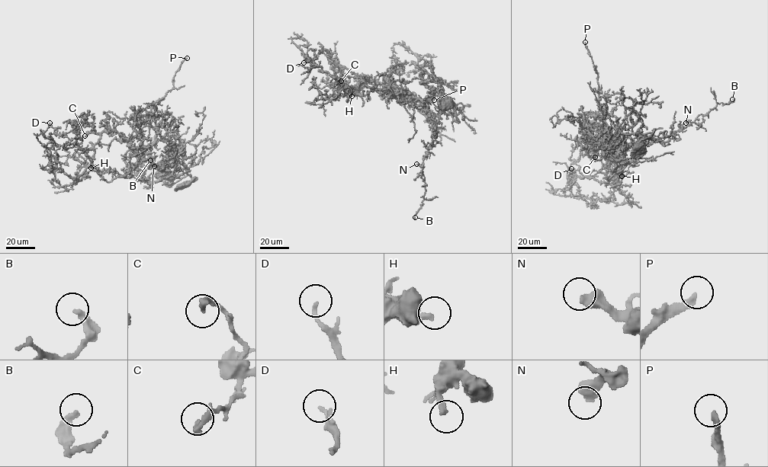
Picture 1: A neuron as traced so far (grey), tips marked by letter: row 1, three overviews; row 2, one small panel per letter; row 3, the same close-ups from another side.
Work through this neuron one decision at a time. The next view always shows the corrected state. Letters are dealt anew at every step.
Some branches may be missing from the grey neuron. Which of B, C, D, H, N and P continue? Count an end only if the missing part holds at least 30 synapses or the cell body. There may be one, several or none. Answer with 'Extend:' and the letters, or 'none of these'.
Extend: H, N, P

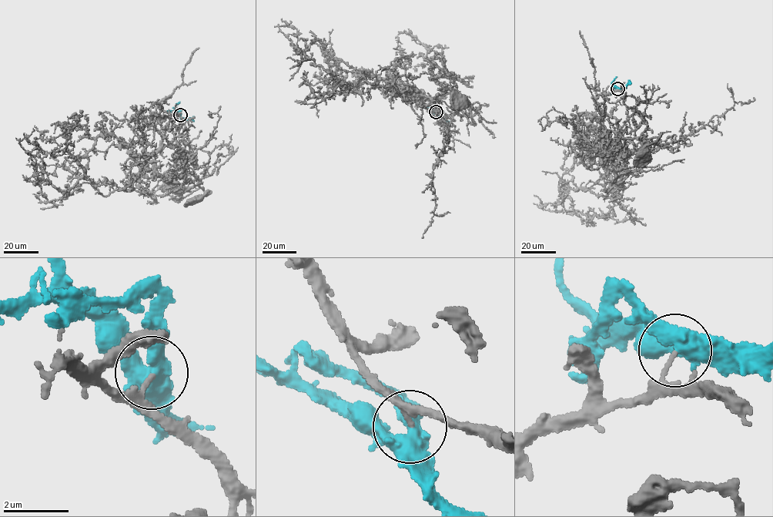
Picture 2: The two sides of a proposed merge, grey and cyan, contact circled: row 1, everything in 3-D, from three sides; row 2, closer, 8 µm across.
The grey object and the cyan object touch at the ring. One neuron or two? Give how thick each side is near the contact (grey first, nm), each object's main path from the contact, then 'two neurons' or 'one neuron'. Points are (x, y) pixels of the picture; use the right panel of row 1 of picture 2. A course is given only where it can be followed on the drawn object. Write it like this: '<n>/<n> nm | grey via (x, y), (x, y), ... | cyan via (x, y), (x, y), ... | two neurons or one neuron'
120/420 nm | grey via (617, 88), (604, 108), (615, 119), (622, 150), (649, 152), (654, 146), (645, 140), (660, 135), (642, 153) | cyan via (617, 88), (611, 83), (617, 76) | two neurons

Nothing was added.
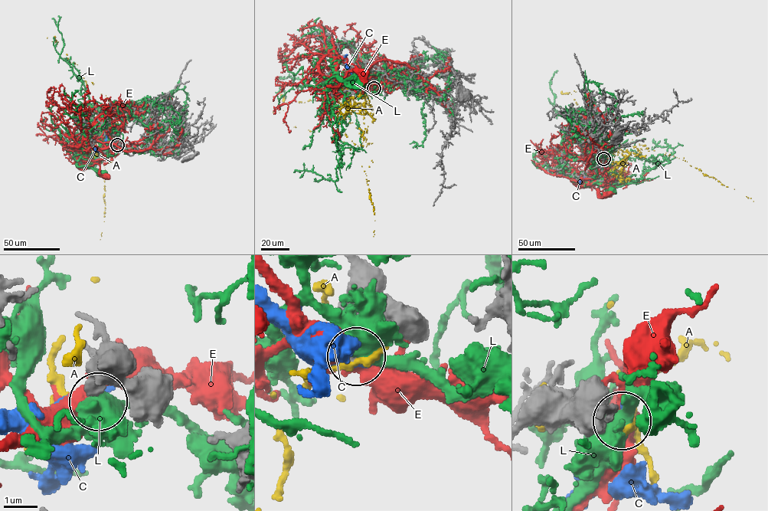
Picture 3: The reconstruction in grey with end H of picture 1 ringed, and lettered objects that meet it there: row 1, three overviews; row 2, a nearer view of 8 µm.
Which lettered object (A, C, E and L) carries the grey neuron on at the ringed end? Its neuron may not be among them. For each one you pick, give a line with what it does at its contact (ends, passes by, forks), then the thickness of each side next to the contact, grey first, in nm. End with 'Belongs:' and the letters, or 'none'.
Belongs: none

